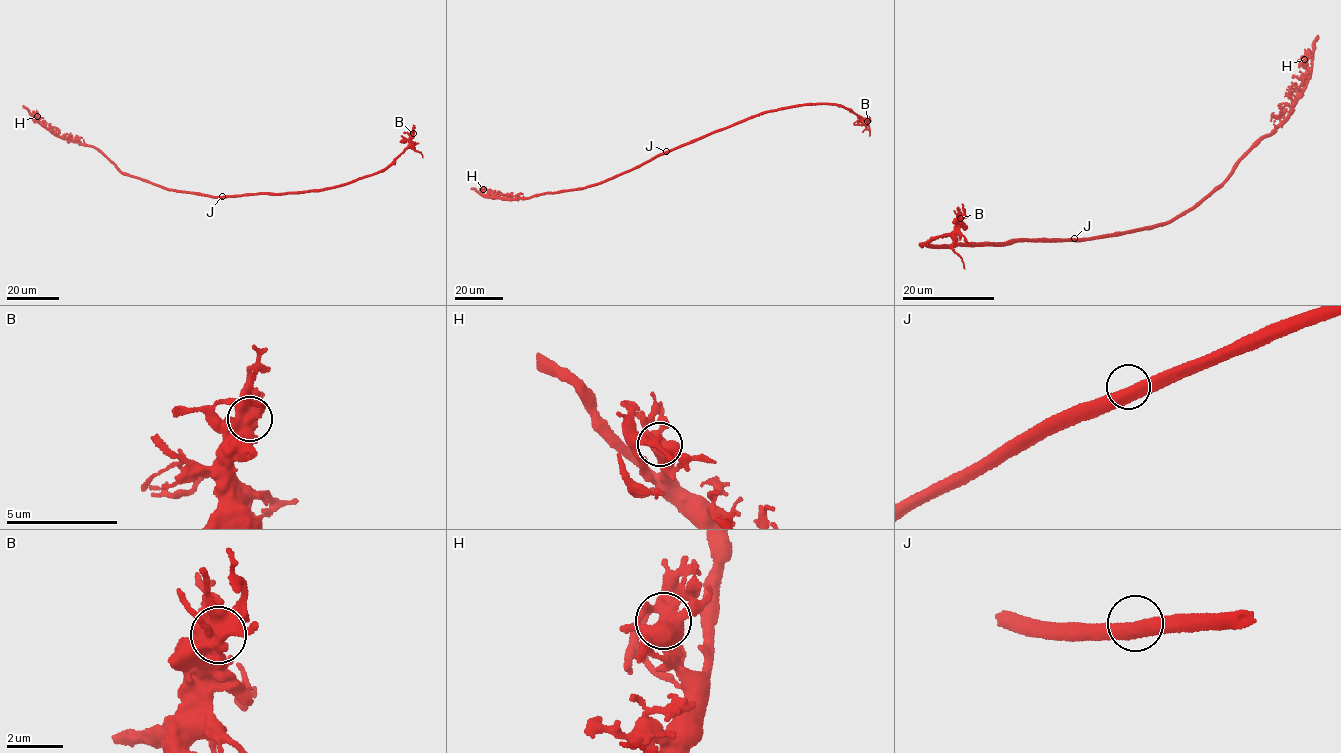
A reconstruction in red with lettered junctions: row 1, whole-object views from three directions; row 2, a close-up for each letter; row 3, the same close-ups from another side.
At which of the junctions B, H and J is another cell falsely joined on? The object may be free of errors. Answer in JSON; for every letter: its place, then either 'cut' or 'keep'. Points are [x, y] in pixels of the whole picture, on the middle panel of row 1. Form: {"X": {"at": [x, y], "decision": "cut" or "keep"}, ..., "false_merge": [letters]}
{"B": {"at": [867, 121], "decision": "keep"}, "H": {"at": [483, 189], "decision": "keep"}, "J": {"at": [666, 151], "decision": "keep"}, "false_merge": []}

